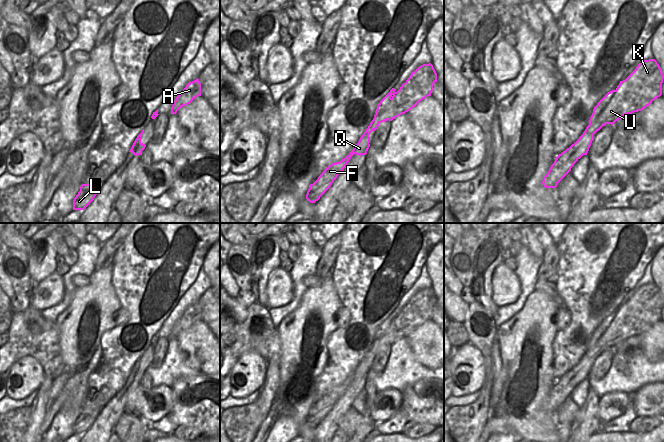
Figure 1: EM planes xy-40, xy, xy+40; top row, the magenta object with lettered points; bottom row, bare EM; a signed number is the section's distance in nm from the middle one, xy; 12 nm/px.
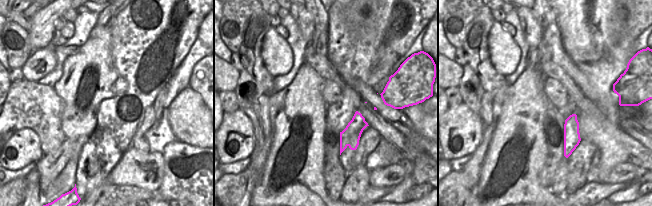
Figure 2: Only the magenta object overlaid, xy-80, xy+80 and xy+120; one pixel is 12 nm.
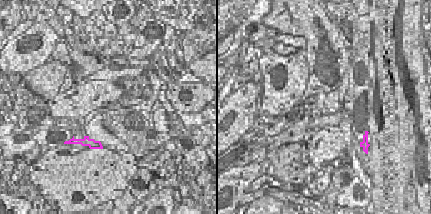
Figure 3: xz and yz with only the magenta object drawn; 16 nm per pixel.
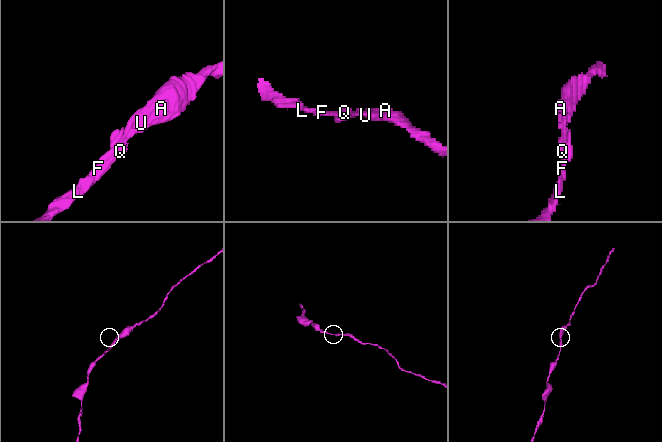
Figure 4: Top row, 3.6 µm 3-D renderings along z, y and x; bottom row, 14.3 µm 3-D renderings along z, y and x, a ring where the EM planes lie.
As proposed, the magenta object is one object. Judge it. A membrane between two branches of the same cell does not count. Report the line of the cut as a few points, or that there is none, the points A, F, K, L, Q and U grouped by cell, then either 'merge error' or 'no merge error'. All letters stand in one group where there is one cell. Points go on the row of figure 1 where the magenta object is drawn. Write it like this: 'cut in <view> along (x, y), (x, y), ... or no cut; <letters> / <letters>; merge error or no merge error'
no cut; A F K L Q U; no merge error

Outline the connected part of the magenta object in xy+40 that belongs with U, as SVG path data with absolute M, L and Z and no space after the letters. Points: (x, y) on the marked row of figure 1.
M655 59L644 60L638 64L636 69L623 81L620 81L615 90L608 92L594 107L593 113L579 139L569 148L559 154L551 165L548 173L543 177L542 184L546 188L556 188L558 183L571 171L574 164L583 156L587 155L593 135L606 124L613 125L616 121L627 114L642 111L655 99L662 95L663 73Z

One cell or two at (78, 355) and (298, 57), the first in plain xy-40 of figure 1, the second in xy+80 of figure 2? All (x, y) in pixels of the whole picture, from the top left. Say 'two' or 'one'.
two

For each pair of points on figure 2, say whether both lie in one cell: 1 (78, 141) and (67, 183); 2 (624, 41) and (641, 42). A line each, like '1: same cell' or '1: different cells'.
1: different cells
2: different cells

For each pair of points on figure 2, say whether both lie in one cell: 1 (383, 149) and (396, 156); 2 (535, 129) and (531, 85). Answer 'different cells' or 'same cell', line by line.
1: same cell
2: same cell

